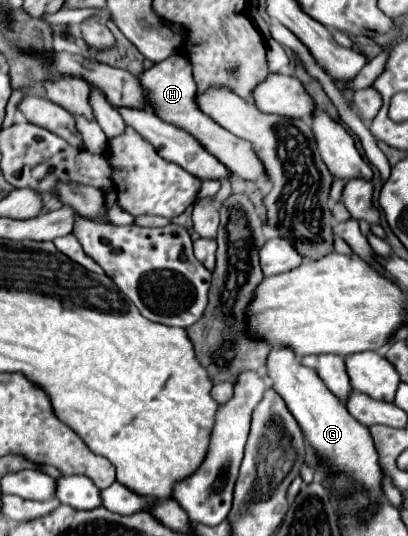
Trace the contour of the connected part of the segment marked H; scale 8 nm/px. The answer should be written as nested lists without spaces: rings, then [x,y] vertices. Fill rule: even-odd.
[[[174,54],[158,64],[154,64],[152,68],[148,68],[146,72],[142,72],[138,76],[140,86],[144,88],[144,102],[146,102],[146,110],[154,112],[158,118],[162,118],[168,124],[174,124],[182,130],[186,130],[188,134],[192,134],[212,156],[216,156],[232,174],[246,178],[246,180],[256,180],[258,176],[264,176],[264,168],[262,162],[256,158],[256,154],[252,152],[250,144],[232,136],[230,132],[226,132],[222,126],[218,126],[210,116],[206,116],[200,106],[196,104],[196,84],[192,80],[192,68],[190,62],[186,60],[184,54]]]

